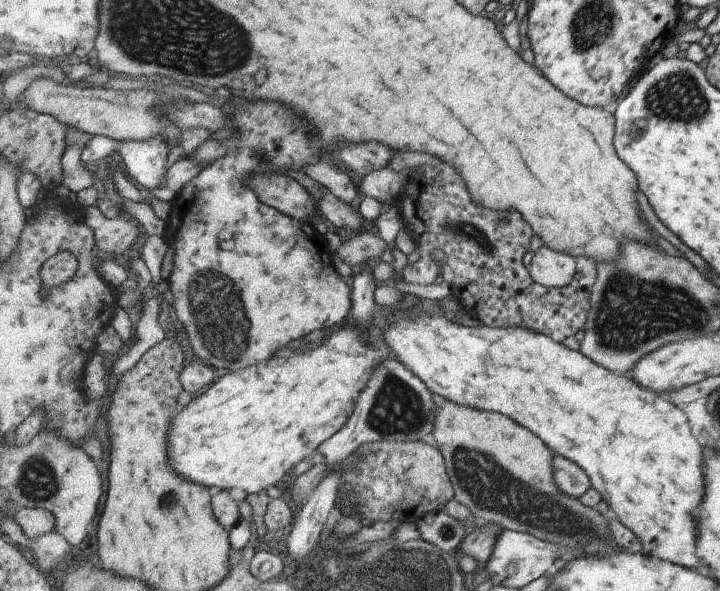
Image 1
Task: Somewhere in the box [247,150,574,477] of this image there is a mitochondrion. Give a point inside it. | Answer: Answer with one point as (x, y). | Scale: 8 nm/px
(398, 410)

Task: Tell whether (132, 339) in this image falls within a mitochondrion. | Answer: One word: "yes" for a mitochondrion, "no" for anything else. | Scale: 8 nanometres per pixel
no

